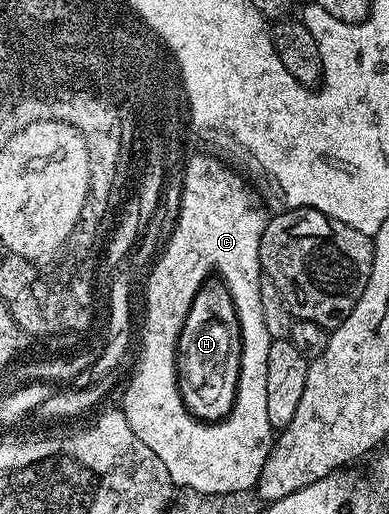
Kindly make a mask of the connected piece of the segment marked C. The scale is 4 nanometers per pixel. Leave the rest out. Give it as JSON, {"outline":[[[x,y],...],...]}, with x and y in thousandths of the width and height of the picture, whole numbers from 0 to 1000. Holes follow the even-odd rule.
{"outline":[[[504,298],[483,313],[483,323],[473,329],[473,370],[463,375],[463,416],[452,422],[452,440],[442,446],[442,455],[432,461],[432,479],[422,484],[422,494],[401,508],[401,518],[391,523],[391,533],[380,539],[380,564],[370,570],[370,656],[360,663],[362,695],[347,704],[344,716],[337,720],[334,732],[326,735],[329,759],[319,765],[319,782],[314,794],[324,807],[324,823],[334,823],[334,833],[344,837],[344,846],[355,846],[355,854],[365,854],[365,862],[375,862],[375,870],[386,870],[386,877],[396,877],[396,885],[406,885],[406,893],[416,893],[427,916],[437,916],[437,932],[445,946],[460,947],[465,953],[519,955],[527,959],[609,959],[612,955],[656,953],[663,940],[663,924],[674,920],[674,901],[684,901],[684,893],[699,875],[704,856],[704,837],[694,823],[692,811],[684,809],[684,696],[694,691],[694,675],[702,660],[694,646],[684,640],[684,619],[674,601],[674,572],[666,566],[668,547],[674,541],[674,525],[668,519],[668,467],[674,465],[674,449],[684,436],[684,420],[668,409],[674,391],[653,374],[650,362],[604,327],[589,325],[563,304],[524,298]],[[558,523],[563,545],[586,556],[591,574],[602,582],[602,597],[607,611],[617,623],[617,743],[607,755],[607,784],[596,790],[594,804],[571,819],[537,823],[496,811],[486,804],[483,794],[473,788],[473,778],[463,767],[463,751],[452,747],[452,669],[463,658],[463,646],[473,634],[478,613],[488,605],[488,589],[499,582],[509,560],[512,543],[535,543],[548,537],[545,531]]]}

